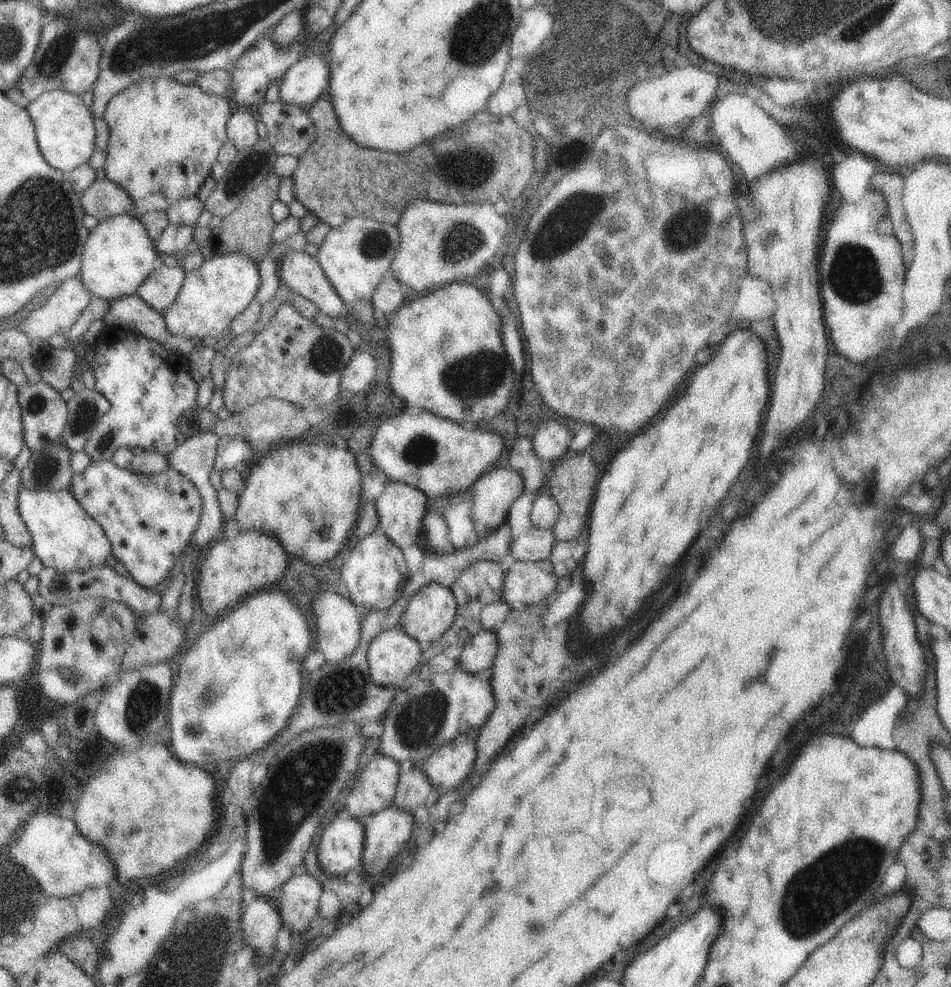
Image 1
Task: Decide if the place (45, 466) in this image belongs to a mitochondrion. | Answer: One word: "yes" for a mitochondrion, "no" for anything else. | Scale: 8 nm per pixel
yes

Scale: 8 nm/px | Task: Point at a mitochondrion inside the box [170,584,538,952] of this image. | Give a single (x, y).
(283, 812)

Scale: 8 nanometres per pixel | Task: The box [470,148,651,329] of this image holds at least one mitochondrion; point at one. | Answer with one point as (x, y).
(576, 220)

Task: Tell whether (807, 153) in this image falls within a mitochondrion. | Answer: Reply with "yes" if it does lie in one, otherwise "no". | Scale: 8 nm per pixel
no

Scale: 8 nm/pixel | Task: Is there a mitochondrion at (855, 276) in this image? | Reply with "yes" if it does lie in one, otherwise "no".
yes

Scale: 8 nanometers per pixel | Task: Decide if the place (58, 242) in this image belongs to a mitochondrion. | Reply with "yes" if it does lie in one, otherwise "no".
yes

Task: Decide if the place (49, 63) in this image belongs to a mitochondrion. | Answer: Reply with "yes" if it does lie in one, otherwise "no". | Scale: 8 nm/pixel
yes

